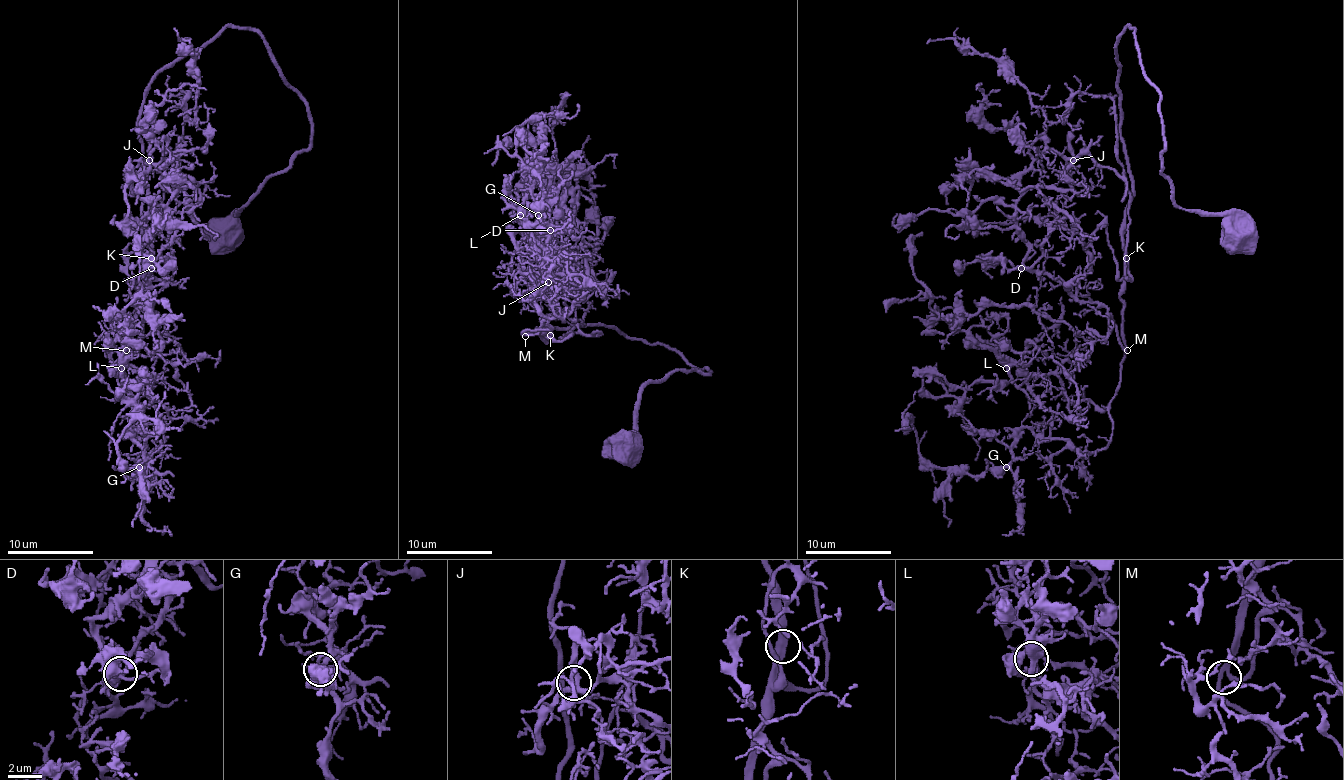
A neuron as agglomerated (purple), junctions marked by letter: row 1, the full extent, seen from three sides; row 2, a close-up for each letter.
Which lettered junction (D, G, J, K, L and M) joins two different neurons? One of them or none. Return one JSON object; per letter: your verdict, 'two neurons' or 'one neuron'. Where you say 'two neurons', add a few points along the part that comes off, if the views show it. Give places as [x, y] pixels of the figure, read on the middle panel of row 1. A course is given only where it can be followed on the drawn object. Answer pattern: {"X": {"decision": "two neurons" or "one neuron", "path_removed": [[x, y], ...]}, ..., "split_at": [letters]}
{"D": {"decision": "one neuron"}, "G": {"decision": "one neuron"}, "J": {"decision": "one neuron"}, "K": {"decision": "one neuron"}, "L": {"decision": "one neuron"}, "M": {"decision": "one neuron"}, "split_at": []}

